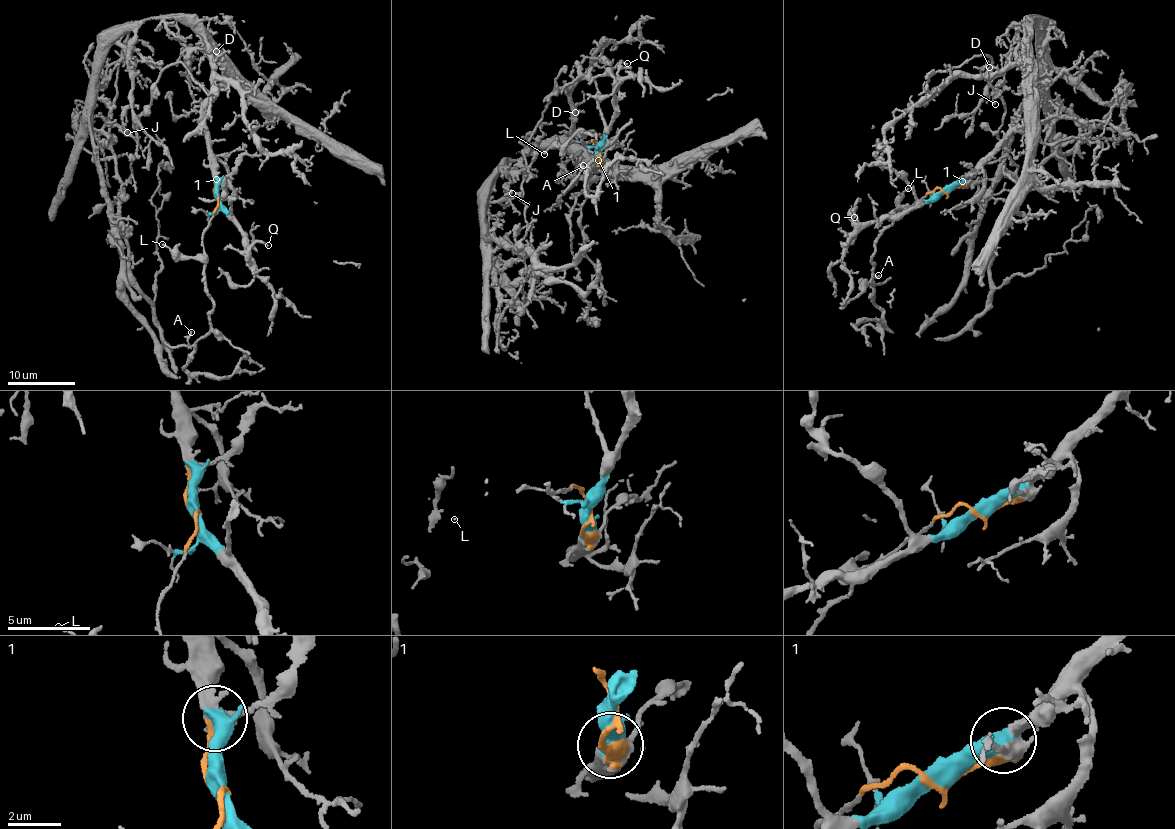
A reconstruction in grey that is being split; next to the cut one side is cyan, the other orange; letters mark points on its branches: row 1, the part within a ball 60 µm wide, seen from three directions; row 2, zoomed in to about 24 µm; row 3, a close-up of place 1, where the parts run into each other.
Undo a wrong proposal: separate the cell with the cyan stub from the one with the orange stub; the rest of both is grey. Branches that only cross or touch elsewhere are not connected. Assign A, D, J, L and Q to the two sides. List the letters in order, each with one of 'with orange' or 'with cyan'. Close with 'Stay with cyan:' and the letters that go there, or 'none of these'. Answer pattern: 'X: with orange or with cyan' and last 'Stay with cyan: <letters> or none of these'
A: with orange
D: with cyan
J: with cyan
L: with orange
Q: with cyan
Stay with cyan: D, J, Q

